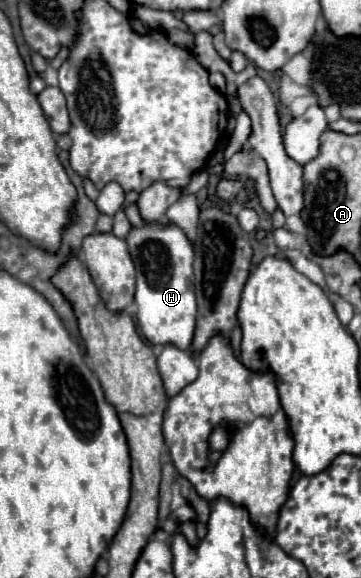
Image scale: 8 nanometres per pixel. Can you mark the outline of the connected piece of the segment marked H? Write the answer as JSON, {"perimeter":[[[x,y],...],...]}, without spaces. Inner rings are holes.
{"perimeter":[[[144,223],[140,229],[132,229],[126,237],[132,261],[136,265],[136,317],[142,335],[152,345],[174,343],[182,351],[190,349],[196,327],[196,295],[192,261],[194,249],[178,225],[162,227],[158,223]]]}

